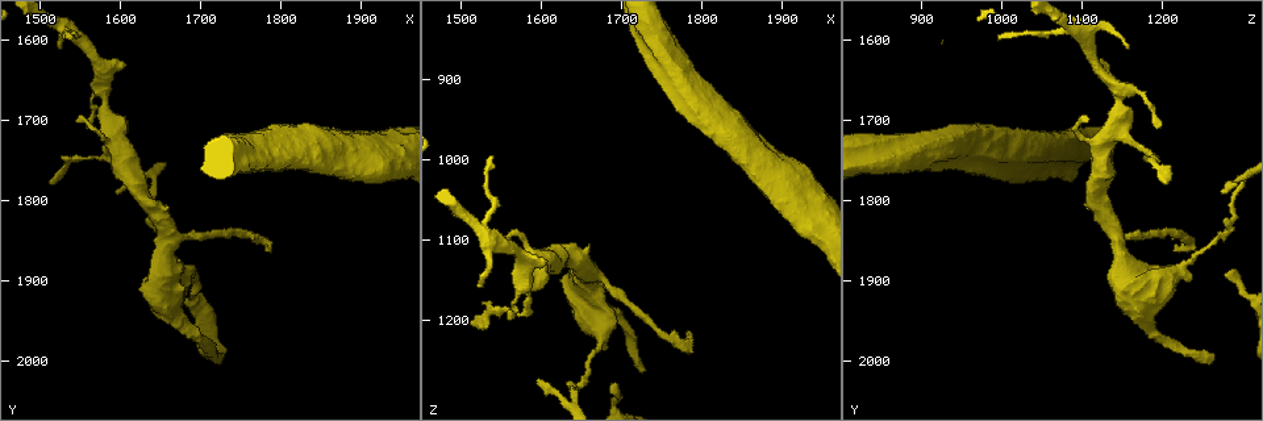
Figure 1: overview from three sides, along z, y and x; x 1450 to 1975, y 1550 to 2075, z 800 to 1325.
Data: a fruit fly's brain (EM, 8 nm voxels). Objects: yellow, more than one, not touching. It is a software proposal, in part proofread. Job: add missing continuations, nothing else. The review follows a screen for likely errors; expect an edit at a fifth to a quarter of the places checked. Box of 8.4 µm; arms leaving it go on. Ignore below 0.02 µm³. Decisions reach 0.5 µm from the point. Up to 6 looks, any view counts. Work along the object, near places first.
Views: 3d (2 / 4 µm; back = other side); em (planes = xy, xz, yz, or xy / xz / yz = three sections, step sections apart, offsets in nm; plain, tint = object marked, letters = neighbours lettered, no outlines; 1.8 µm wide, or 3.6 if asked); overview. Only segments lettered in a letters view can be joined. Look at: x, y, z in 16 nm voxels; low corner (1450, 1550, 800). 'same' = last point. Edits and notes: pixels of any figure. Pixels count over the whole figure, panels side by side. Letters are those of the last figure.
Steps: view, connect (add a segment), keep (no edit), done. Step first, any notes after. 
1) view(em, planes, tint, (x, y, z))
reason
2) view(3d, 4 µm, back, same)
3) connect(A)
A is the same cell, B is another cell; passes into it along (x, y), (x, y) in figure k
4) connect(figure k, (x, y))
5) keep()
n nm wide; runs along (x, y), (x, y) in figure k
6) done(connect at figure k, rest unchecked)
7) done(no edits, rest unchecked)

view(3d, 4 µm, (1725, 1990, 1260))

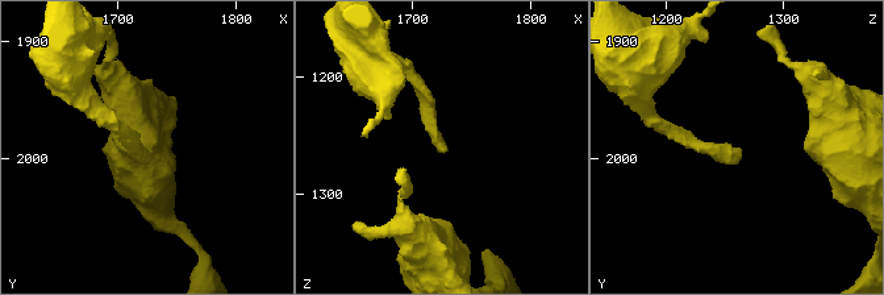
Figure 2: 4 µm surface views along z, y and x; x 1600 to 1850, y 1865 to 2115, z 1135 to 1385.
view(em, planes, letters, (1726, 1994, 1264))
shape alone is not enough

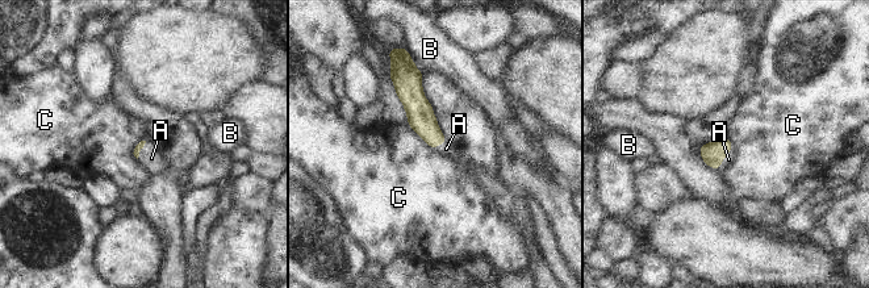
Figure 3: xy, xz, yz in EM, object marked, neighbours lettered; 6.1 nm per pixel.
connect(A)
A is the same cell, B and C are other cells; passes into it along (713, 153), (723, 157), (728, 159) in figure 3; the neuron continues

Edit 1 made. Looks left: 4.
view(3d, 2 µm, (1530, 1610, 1155))
tapers out

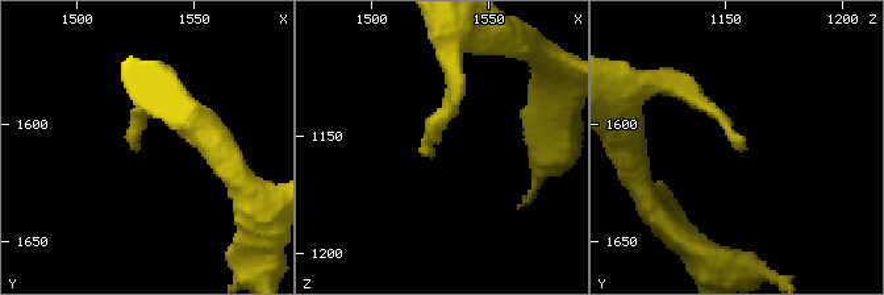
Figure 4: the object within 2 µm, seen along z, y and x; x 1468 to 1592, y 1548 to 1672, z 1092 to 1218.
view(em, planes, tint, (1527, 1612, 1158))
shape alone is not enough

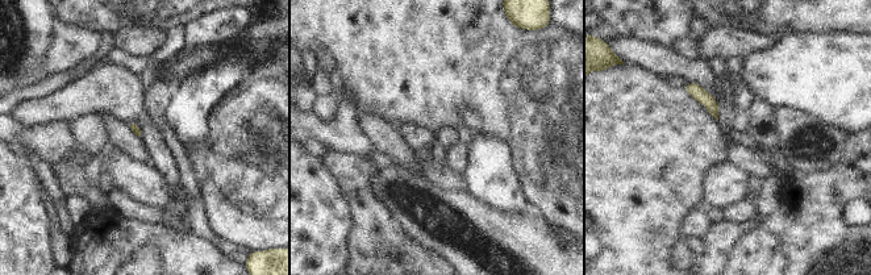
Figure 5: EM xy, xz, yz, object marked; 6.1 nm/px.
view(em, planes, letters, same)
see the neighbours

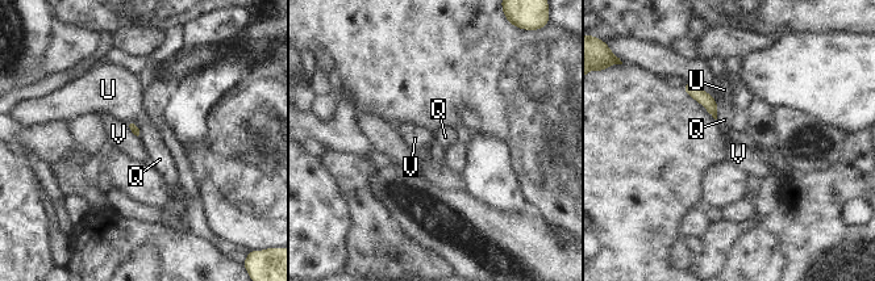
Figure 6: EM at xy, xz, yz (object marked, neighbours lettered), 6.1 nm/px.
keep()
V touches over 120 nm; Q, U and V are other cells; border along (125, 124), (137, 137) in figure 6; none of them fits

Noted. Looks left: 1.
view(em, planes, letters, (1535, 1595, 990))
tapers out

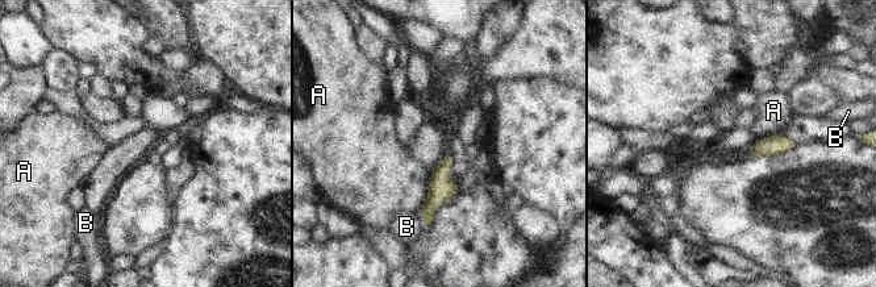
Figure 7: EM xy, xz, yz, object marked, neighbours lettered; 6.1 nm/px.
keep()
A and B are other cells; runs along (447, 159), (426, 221) in figure 7; none of them fits

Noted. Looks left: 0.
done(connect at figure 3, rest unchecked)

